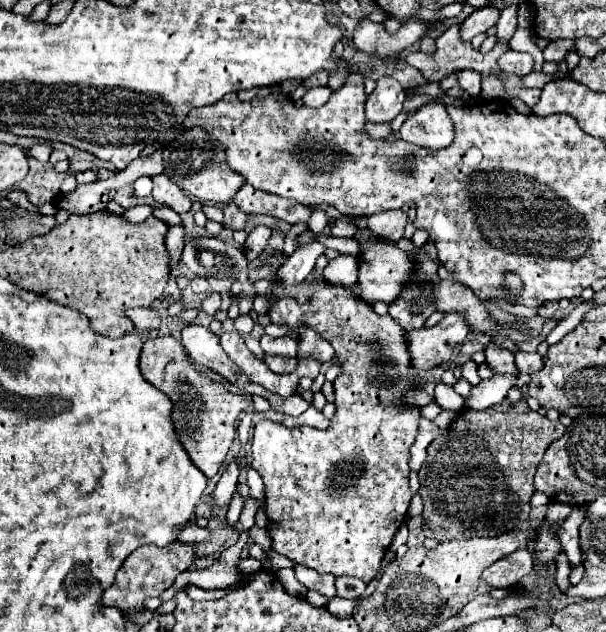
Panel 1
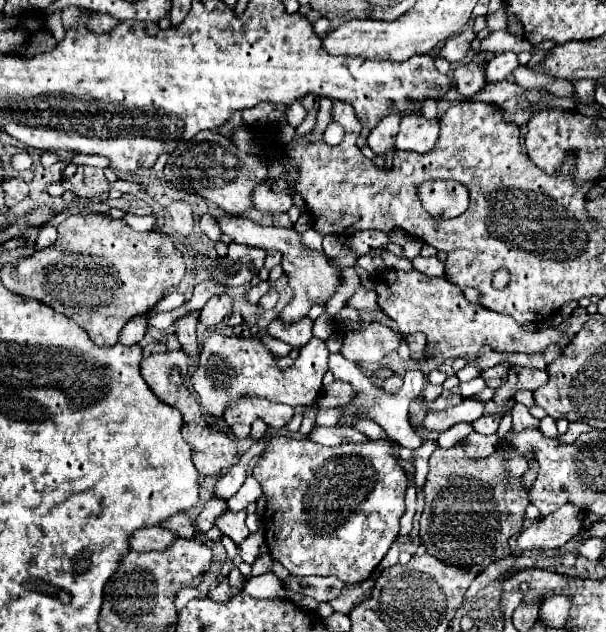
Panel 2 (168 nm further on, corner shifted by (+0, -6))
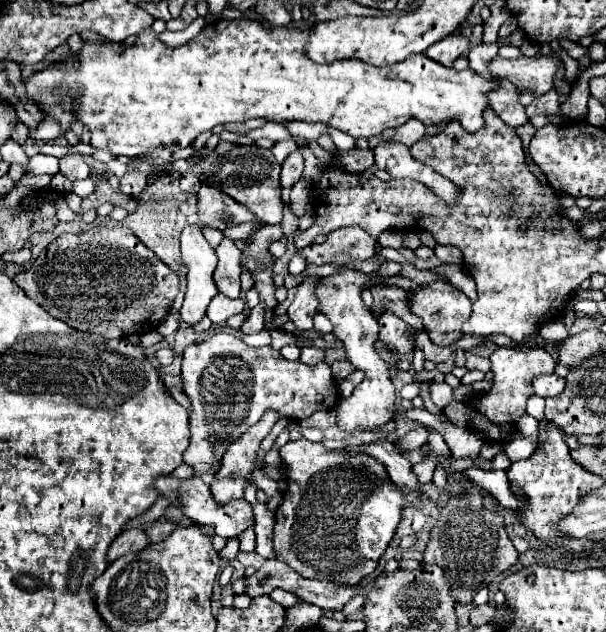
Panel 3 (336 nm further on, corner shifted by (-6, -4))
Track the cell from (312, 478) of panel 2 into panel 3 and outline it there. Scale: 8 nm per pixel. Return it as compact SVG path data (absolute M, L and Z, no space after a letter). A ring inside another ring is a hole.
M290 440L280 448L284 482L282 504L274 512L274 552L276 558L292 566L300 576L314 580L332 580L354 586L378 568L378 560L392 542L406 508L406 494L390 482L386 468L370 460L346 460L346 450L328 450L320 442Z

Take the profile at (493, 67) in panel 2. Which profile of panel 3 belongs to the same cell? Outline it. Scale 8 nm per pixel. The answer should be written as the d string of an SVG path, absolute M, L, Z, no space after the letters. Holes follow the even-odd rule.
M500 78L498 86L494 90L490 90L486 96L488 96L490 108L494 112L498 112L506 124L520 126L520 124L528 122L528 116L524 114L524 106L518 100L520 92L514 84L510 84L508 78Z

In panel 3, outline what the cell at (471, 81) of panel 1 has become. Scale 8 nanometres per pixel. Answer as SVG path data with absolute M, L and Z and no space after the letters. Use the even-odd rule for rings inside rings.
M478 44L472 46L468 52L468 66L476 74L482 74L484 78L492 78L490 74L490 60L498 56L498 46L496 44Z

